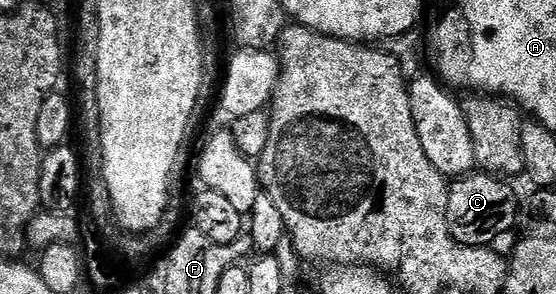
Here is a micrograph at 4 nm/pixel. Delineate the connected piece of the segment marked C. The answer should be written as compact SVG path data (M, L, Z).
M473 171L451 182L448 191L450 235L460 245L488 247L516 225L516 193L499 176Z

